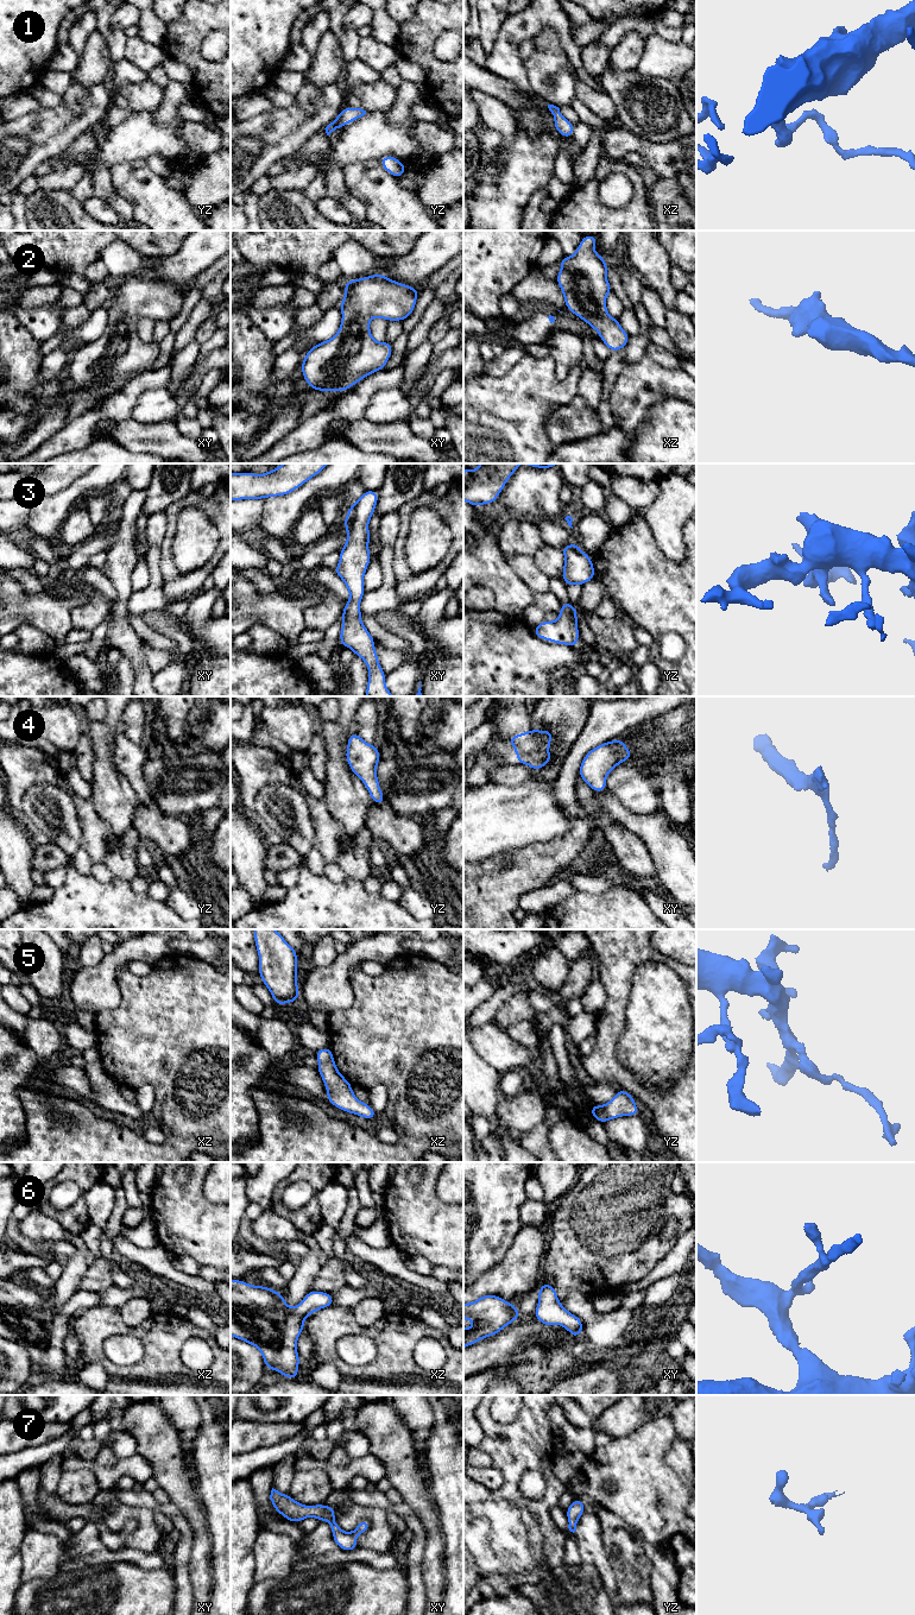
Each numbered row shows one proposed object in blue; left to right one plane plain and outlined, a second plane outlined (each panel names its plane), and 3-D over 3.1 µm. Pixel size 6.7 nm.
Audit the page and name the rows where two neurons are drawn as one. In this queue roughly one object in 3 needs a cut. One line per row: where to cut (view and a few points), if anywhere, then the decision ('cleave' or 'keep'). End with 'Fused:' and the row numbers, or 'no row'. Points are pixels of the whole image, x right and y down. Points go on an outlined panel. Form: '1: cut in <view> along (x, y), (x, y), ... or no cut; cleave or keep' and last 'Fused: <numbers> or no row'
1: no cut; keep
2: no cut; keep
3: no cut; keep
4: no cut; keep
5: no cut; keep
6: no cut; keep
7: no cut; keep
Fused: no row

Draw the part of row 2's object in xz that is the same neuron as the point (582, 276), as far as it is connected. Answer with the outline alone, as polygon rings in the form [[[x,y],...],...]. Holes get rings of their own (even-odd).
[[[595,234],[582,236],[575,253],[560,260],[561,271],[555,279],[567,309],[595,329],[611,352],[617,352],[631,336],[607,313],[606,296],[613,290],[606,278],[607,263],[593,251],[595,246]]]

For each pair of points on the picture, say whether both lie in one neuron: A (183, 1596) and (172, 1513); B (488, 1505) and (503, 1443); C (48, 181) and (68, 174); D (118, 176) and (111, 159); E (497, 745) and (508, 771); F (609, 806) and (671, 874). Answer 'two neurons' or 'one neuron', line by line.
A: one neuron
B: one neuron
C: one neuron
D: two neurons
E: two neurons
F: one neuron

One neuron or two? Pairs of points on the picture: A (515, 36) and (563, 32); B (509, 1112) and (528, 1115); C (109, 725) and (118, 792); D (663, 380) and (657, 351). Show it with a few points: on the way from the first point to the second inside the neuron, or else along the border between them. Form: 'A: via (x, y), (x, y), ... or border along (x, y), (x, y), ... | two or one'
A: via (527, 26), (531, 21), (551, 21) | one
B: via (513, 1112), (523, 1112) | one
C: via (105, 742), (106, 775) | one
D: border along (644, 355), (666, 367), (680, 368) | two

